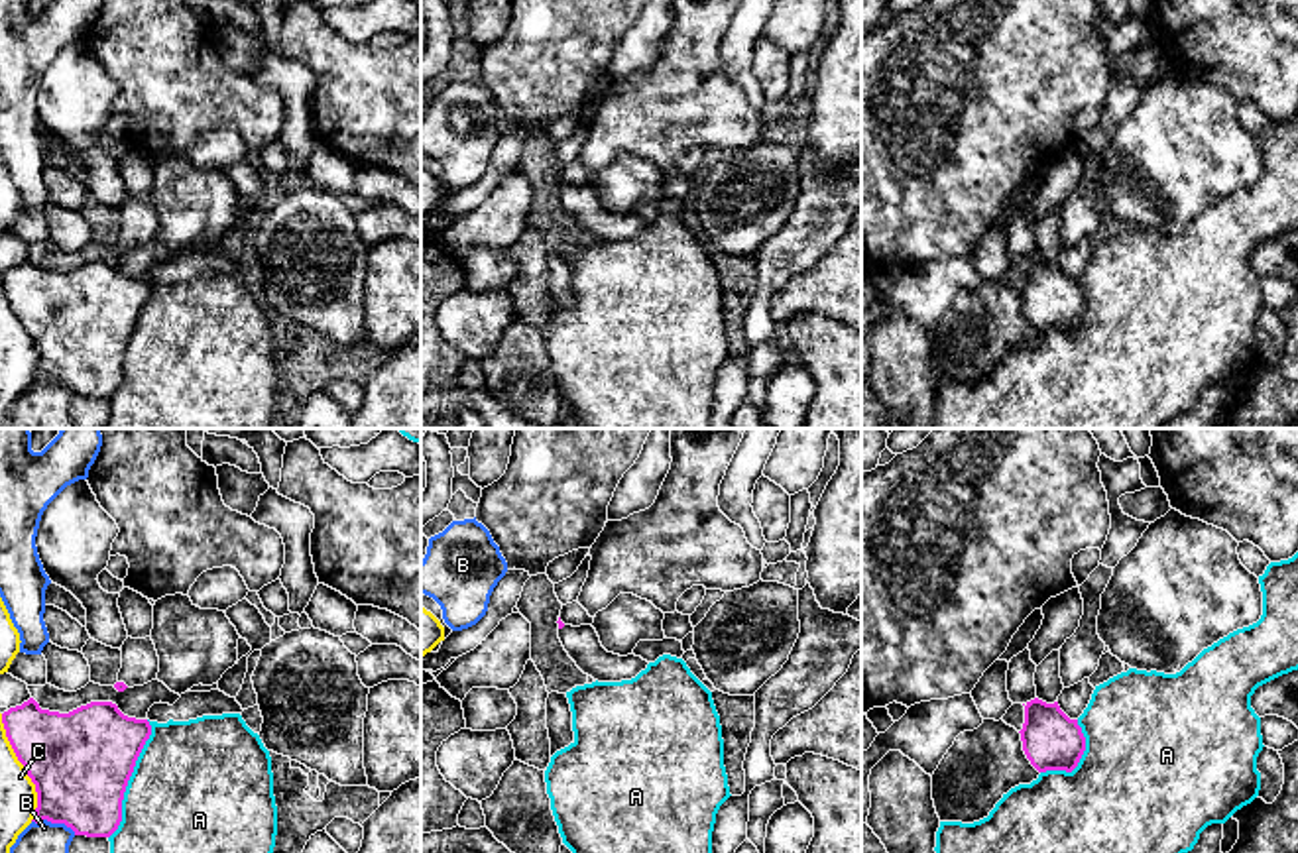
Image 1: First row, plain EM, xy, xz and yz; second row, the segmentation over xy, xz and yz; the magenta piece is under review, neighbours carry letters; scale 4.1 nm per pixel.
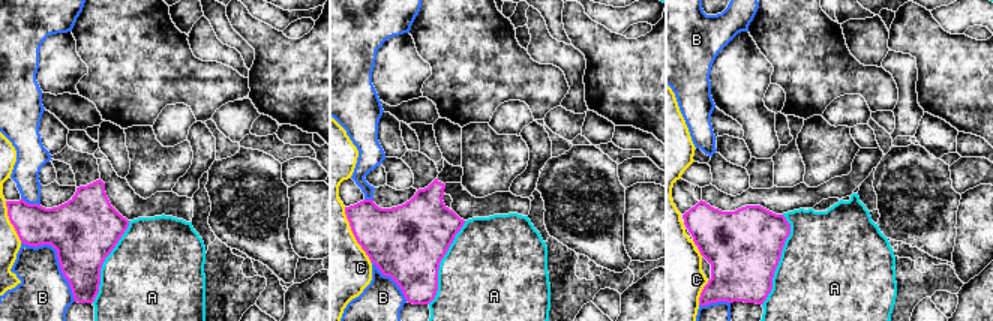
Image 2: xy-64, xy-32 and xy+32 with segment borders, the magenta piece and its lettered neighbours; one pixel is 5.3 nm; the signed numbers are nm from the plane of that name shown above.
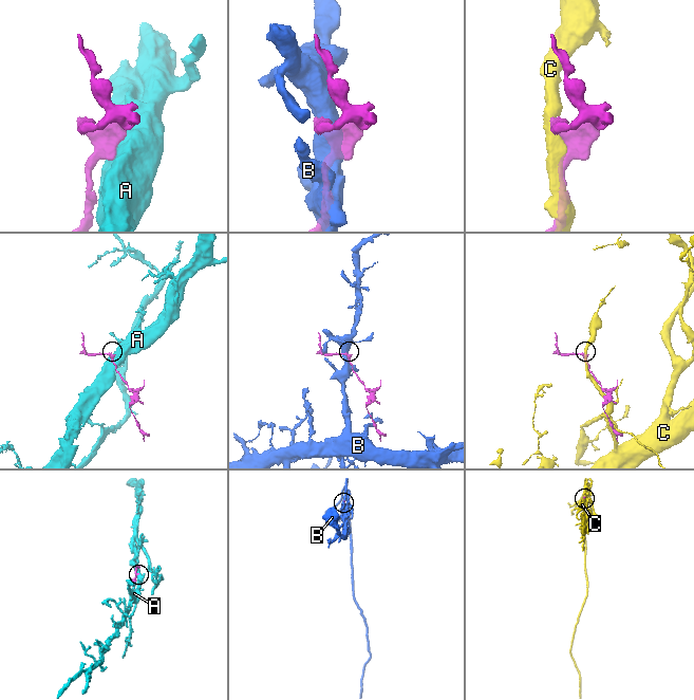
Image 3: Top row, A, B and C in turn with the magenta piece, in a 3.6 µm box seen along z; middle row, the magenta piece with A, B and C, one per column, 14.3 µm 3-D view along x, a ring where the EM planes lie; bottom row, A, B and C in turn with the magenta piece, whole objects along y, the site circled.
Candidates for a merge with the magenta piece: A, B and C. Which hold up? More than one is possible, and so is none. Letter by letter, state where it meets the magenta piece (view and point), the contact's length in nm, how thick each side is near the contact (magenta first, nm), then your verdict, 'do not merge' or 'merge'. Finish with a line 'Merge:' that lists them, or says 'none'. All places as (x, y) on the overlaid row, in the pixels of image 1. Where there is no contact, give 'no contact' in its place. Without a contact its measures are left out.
A: xy (128, 779) | 500 nm | 420/480 nm | do not merge
B: xy (54, 822) | 190 nm | 400/130 nm | do not merge
C: xy (24, 767) | 460 nm | 420/160 nm | do not merge
Merge: none

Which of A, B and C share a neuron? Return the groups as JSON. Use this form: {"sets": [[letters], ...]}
{"sets": [["A"], ["B"], ["C"]]}

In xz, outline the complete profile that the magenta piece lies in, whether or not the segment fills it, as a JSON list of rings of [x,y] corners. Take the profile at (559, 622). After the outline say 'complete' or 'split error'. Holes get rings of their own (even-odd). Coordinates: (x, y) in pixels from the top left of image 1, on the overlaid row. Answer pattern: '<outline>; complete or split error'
[[[559,617],[559,639],[576,666],[598,682],[621,682],[647,668],[647,660],[635,654],[608,653],[592,625],[564,625]]]; split error

